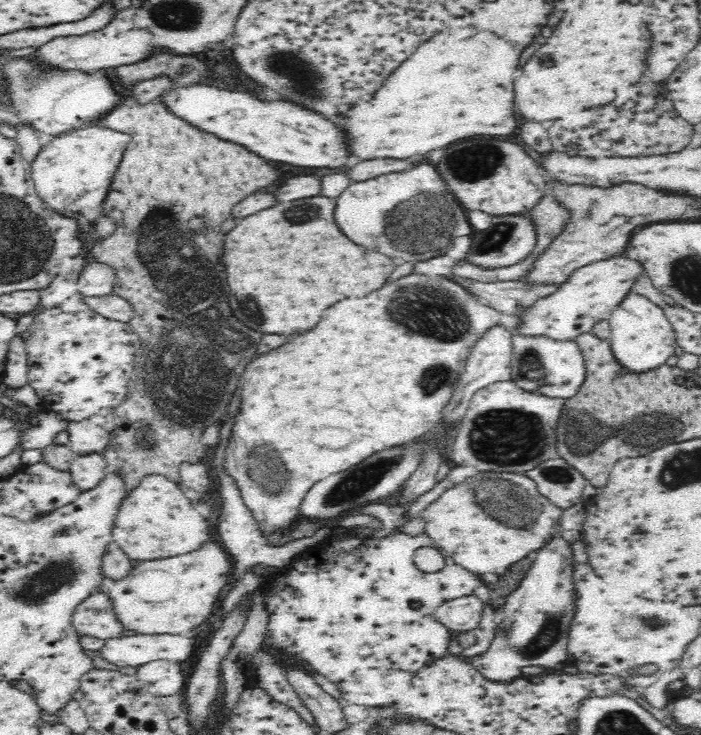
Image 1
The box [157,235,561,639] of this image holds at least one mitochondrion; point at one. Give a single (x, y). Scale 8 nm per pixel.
(500, 437)

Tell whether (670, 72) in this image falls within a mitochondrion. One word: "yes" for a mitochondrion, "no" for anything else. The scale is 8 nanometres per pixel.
no

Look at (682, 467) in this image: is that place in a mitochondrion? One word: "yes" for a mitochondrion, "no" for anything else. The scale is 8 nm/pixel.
yes

